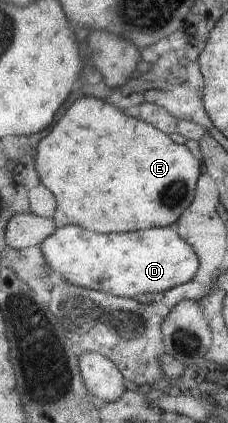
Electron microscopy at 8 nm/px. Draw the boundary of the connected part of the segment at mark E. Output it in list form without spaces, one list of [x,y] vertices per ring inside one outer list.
[[[82,97],[78,99],[66,115],[54,125],[50,135],[46,137],[38,147],[38,159],[36,159],[36,170],[42,179],[42,184],[50,189],[58,199],[58,213],[54,215],[56,228],[66,228],[70,225],[78,225],[98,234],[129,233],[151,228],[167,227],[177,224],[184,211],[194,202],[197,182],[202,176],[204,163],[194,157],[194,153],[186,145],[178,145],[170,139],[169,135],[158,130],[156,126],[149,125],[148,122],[140,118],[134,118],[120,110],[117,106],[111,105],[105,100],[96,97]]]

